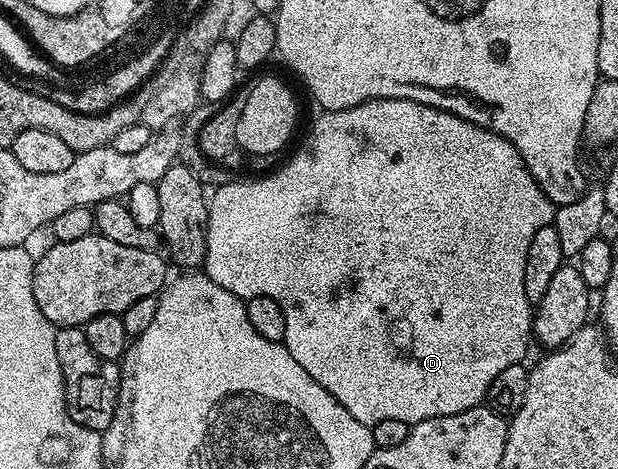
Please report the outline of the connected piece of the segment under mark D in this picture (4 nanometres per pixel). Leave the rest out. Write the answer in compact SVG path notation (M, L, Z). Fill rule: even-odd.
M380 98L368 100L344 110L335 112L322 110L317 114L319 116L315 118L306 141L295 150L294 157L279 172L274 172L271 176L262 176L259 180L234 180L231 184L222 184L215 192L209 193L210 213L206 219L206 263L204 265L206 275L212 278L212 282L216 282L216 286L224 286L224 290L236 294L243 302L257 296L275 300L280 310L284 310L286 349L290 351L292 358L296 358L296 362L300 362L300 366L304 366L304 370L308 370L308 374L312 374L312 378L316 378L316 382L320 382L320 386L324 386L324 390L328 390L328 394L332 394L332 398L336 398L336 402L340 402L340 406L344 406L344 410L348 410L348 414L352 414L352 418L356 418L356 422L373 426L376 422L384 422L387 418L396 418L396 422L413 426L428 418L460 414L469 408L479 407L485 401L486 391L492 386L496 374L508 370L508 366L521 364L527 359L526 351L529 350L530 344L532 345L532 305L528 294L524 294L524 262L528 258L528 246L532 243L536 230L540 230L540 226L553 224L555 204L546 196L544 190L536 182L536 178L532 178L524 158L512 142L504 139L499 132L481 128L480 125L473 124L471 120L465 120L453 111L428 107L426 104L421 104L419 100Z

